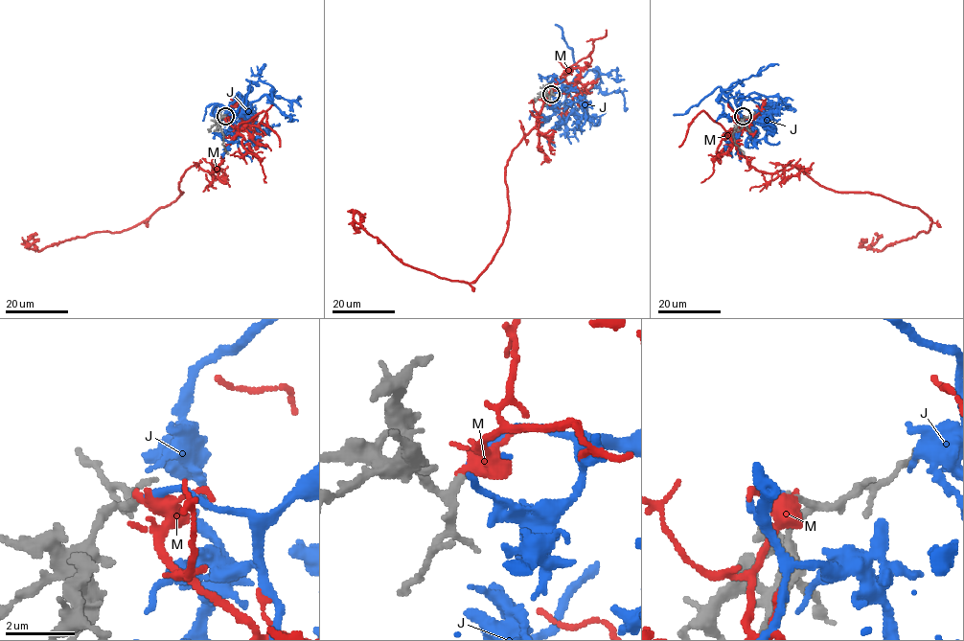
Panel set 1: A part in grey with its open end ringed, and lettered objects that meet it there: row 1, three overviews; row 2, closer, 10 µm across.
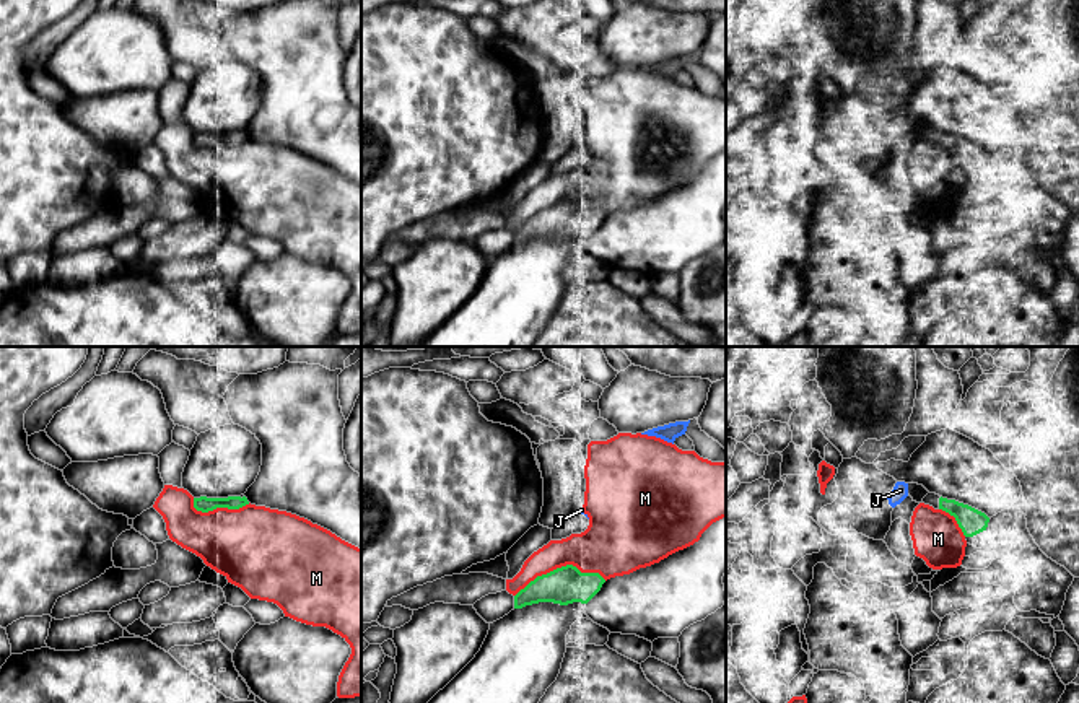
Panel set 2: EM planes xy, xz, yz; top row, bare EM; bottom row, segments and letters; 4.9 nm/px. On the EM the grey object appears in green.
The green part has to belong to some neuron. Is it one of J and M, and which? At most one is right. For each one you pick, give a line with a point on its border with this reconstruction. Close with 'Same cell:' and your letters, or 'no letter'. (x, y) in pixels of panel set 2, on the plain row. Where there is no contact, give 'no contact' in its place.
J: no contact
Same cell: J

